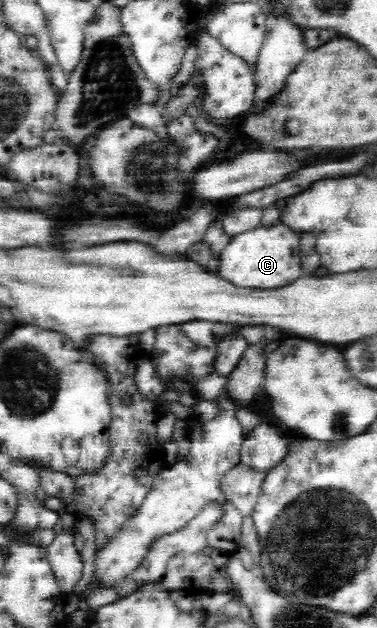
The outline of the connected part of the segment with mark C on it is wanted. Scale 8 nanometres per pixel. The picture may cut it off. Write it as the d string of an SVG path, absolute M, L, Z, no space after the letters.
M277 222L251 228L231 237L223 251L220 251L218 274L239 287L281 287L303 273L299 259L299 235L287 225Z

